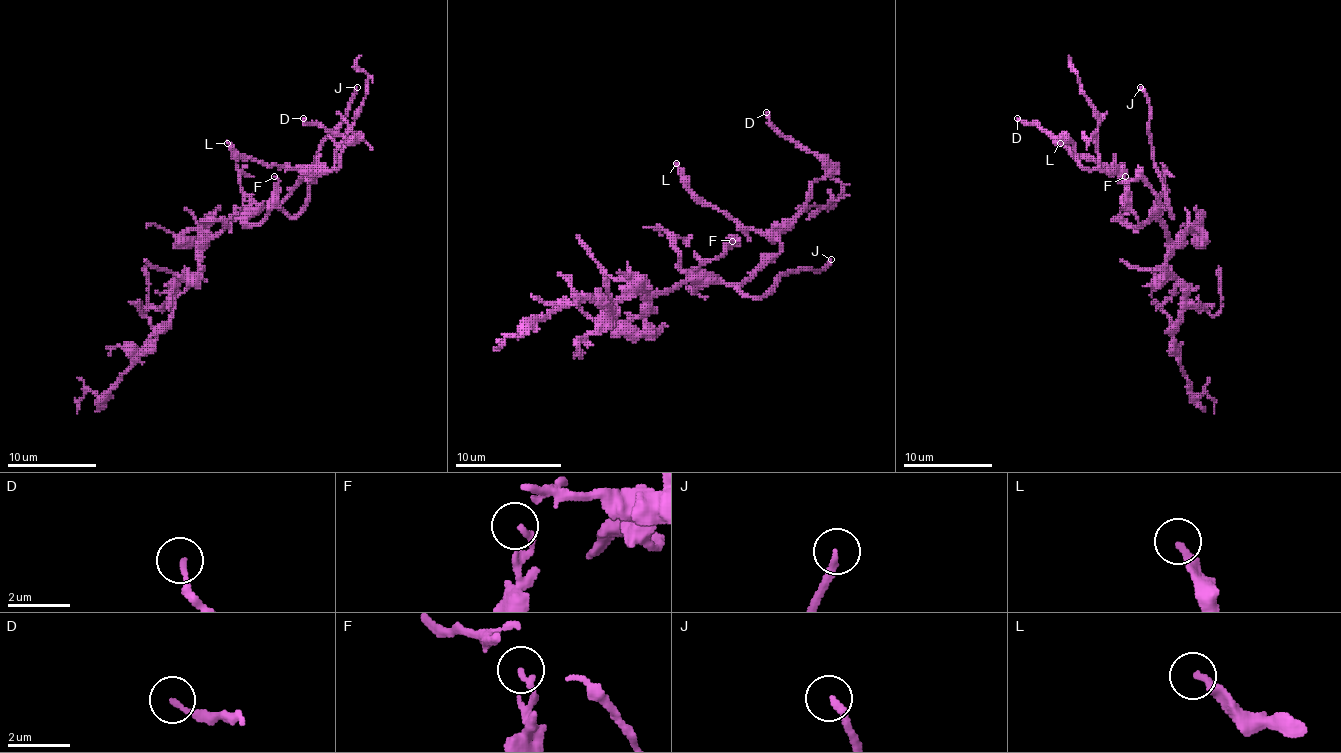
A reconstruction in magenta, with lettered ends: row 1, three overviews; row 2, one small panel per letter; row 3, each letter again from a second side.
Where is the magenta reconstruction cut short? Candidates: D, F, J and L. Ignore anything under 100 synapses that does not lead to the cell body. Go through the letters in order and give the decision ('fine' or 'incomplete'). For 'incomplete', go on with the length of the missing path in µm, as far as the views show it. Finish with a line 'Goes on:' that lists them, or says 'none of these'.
D: fine
F: fine
J: incomplete; missing 30 µm
L: fine
Goes on: J

